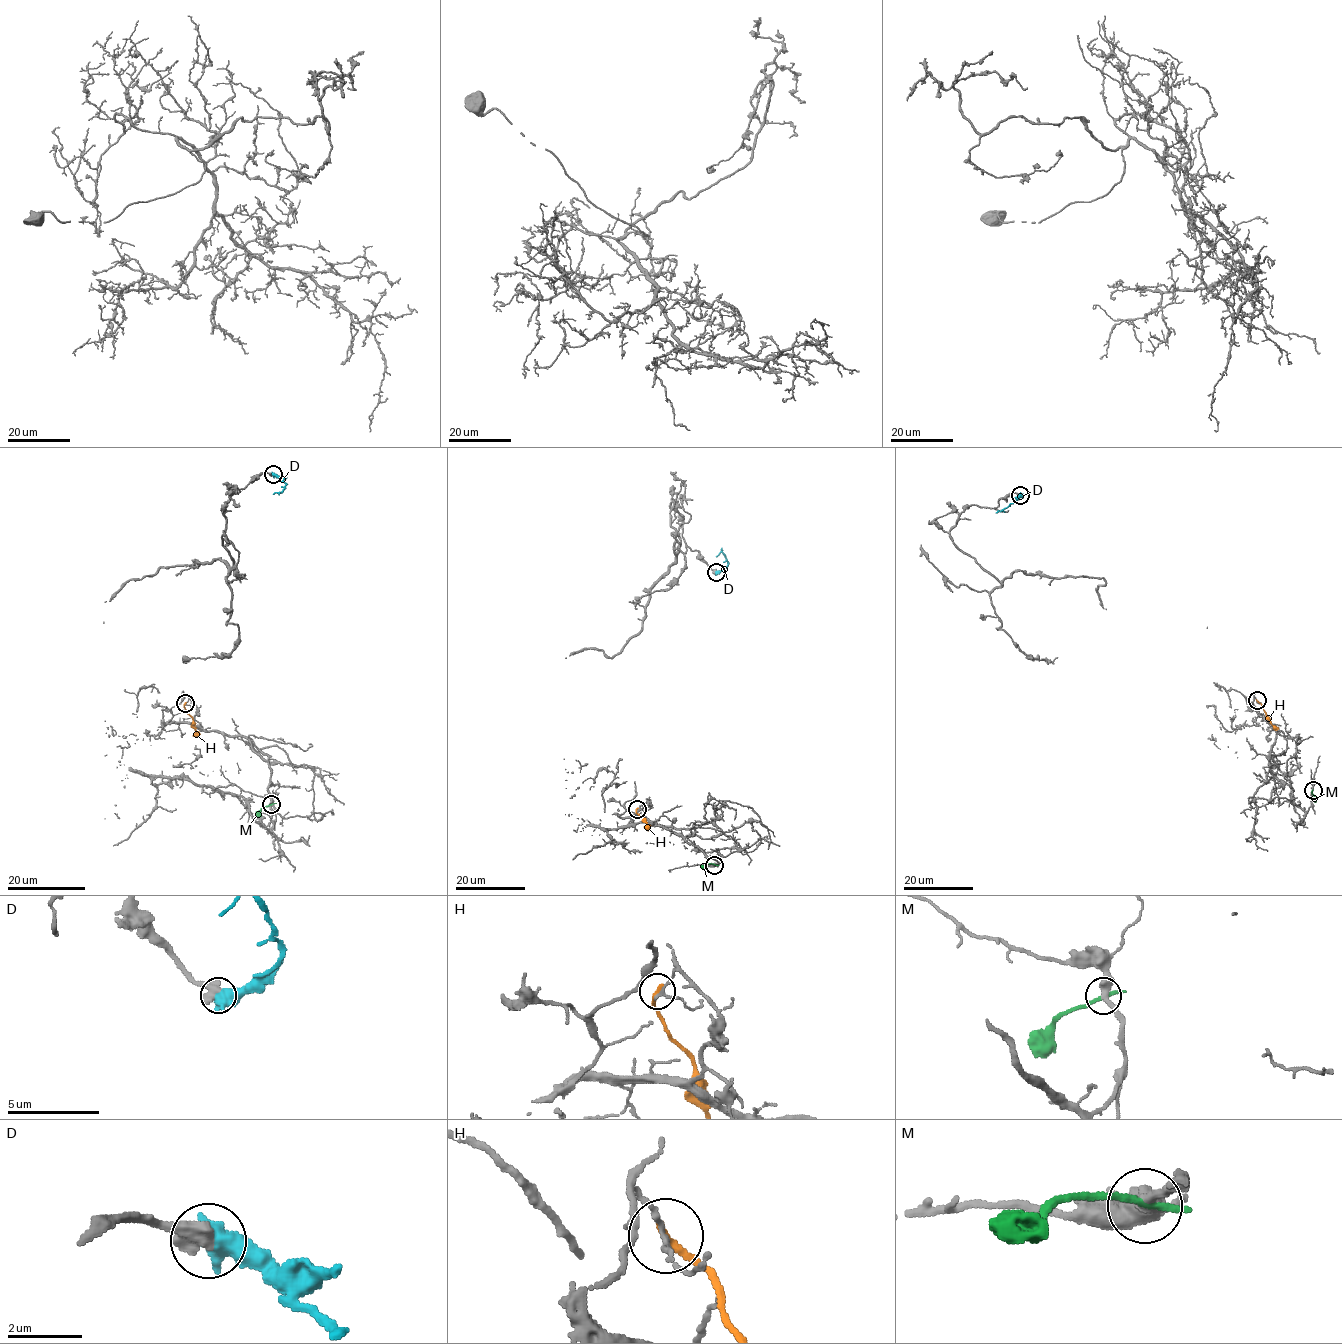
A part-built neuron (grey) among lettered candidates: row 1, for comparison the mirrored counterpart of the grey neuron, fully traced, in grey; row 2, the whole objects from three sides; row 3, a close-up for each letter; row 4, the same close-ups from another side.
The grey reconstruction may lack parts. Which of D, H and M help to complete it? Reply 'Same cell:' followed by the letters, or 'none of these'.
Same cell: D

